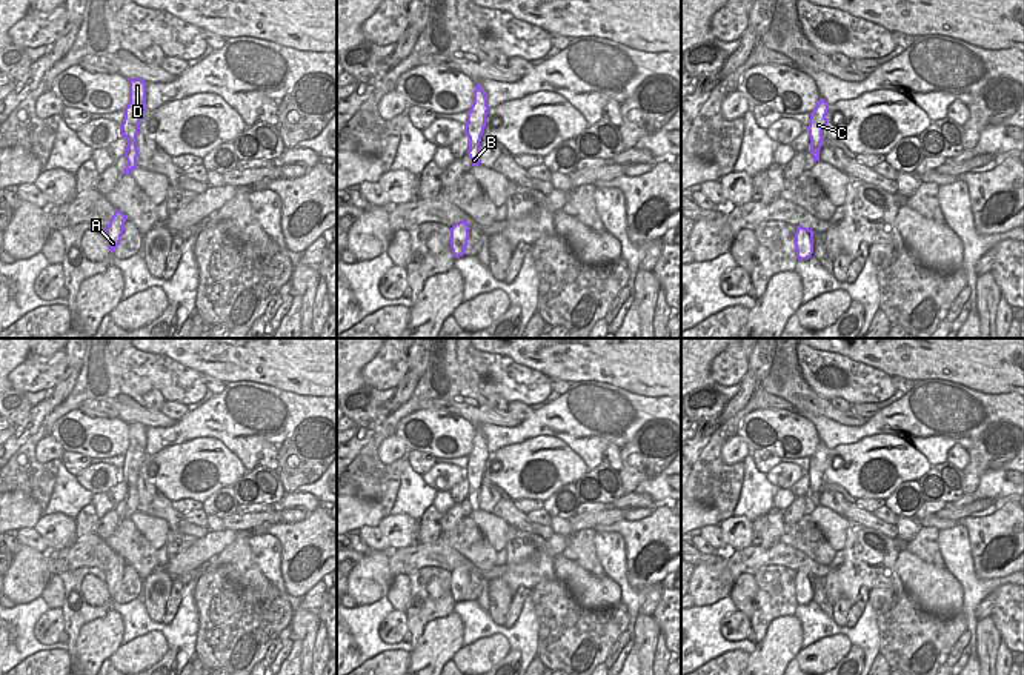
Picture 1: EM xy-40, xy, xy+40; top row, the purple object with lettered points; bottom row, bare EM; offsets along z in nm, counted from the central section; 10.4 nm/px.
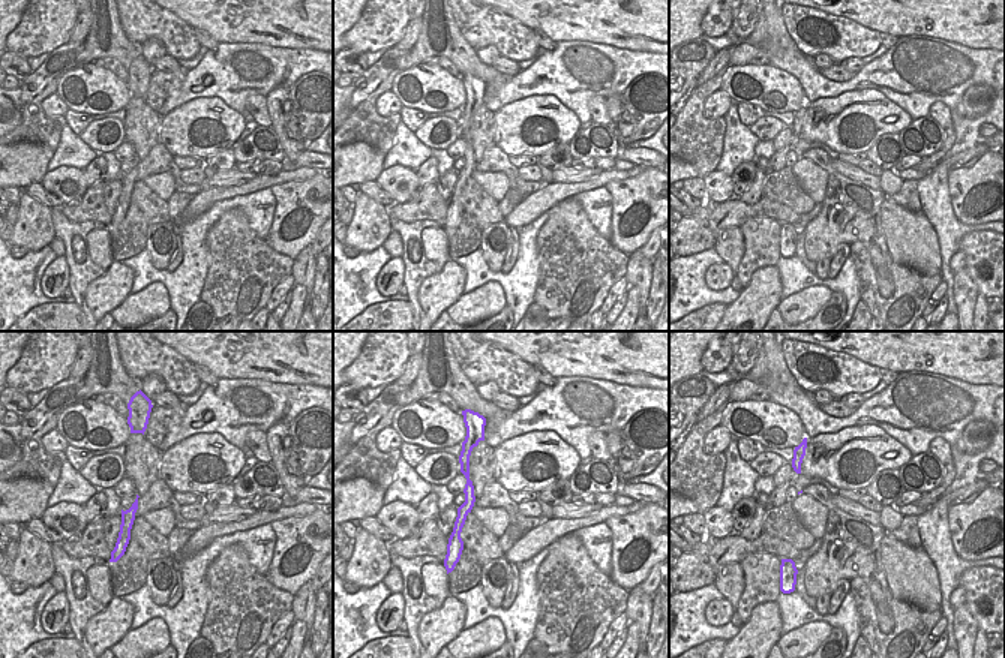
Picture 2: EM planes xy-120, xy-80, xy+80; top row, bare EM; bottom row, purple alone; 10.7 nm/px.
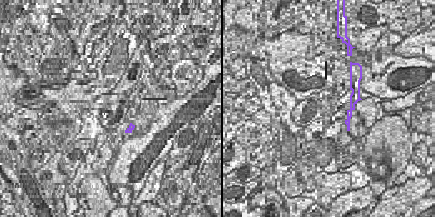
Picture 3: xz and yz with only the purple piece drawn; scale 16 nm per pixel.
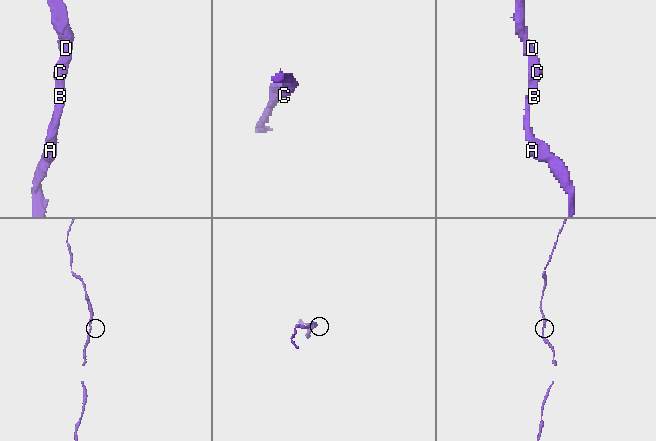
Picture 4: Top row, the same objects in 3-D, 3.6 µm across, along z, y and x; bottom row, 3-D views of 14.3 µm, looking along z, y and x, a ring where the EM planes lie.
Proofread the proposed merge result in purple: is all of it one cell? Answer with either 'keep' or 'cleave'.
keep

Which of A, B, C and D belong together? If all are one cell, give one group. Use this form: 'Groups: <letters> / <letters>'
Groups: A B C D.

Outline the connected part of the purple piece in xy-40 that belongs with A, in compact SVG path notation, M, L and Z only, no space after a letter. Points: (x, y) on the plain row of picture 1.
M117 554L106 570L106 584L111 600L121 586L125 566L126 560Z

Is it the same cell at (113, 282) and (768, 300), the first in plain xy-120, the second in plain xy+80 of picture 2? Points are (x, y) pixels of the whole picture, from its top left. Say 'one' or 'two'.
one

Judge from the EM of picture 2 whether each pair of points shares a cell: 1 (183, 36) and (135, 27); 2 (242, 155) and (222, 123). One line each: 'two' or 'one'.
1: one
2: two

